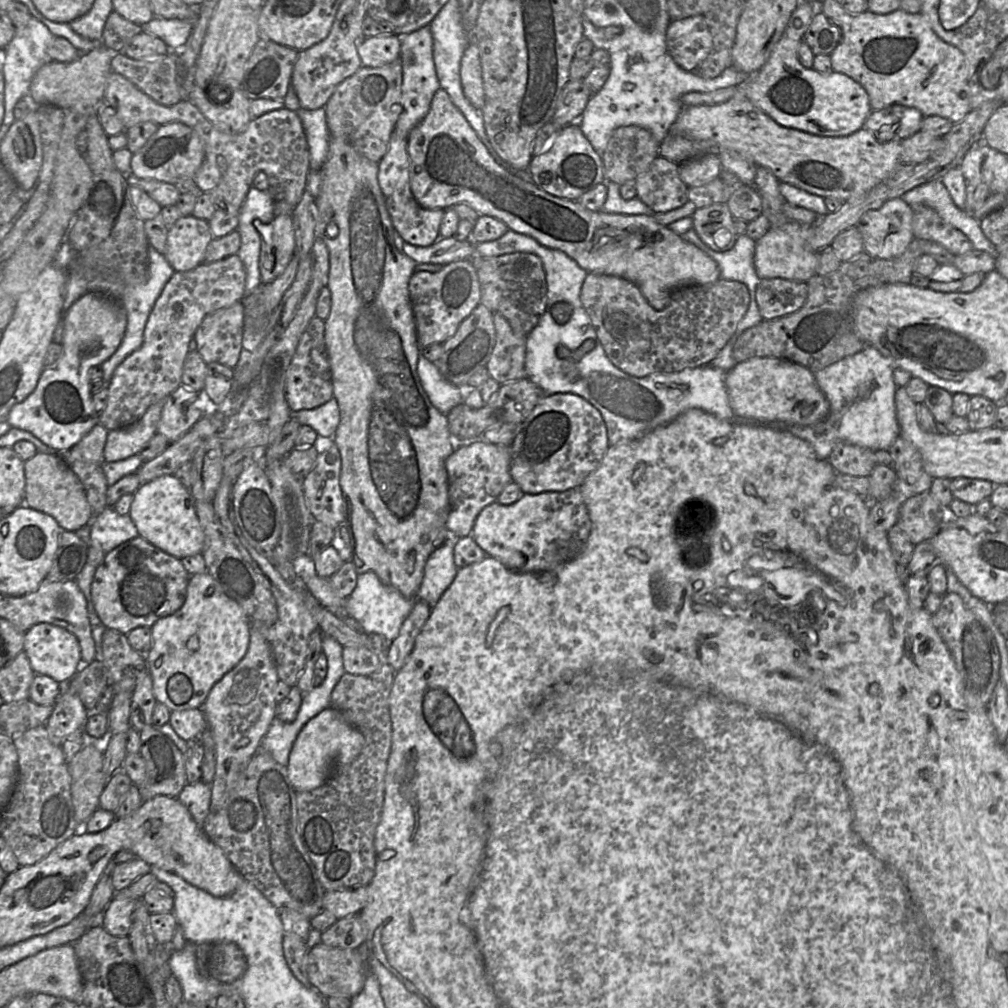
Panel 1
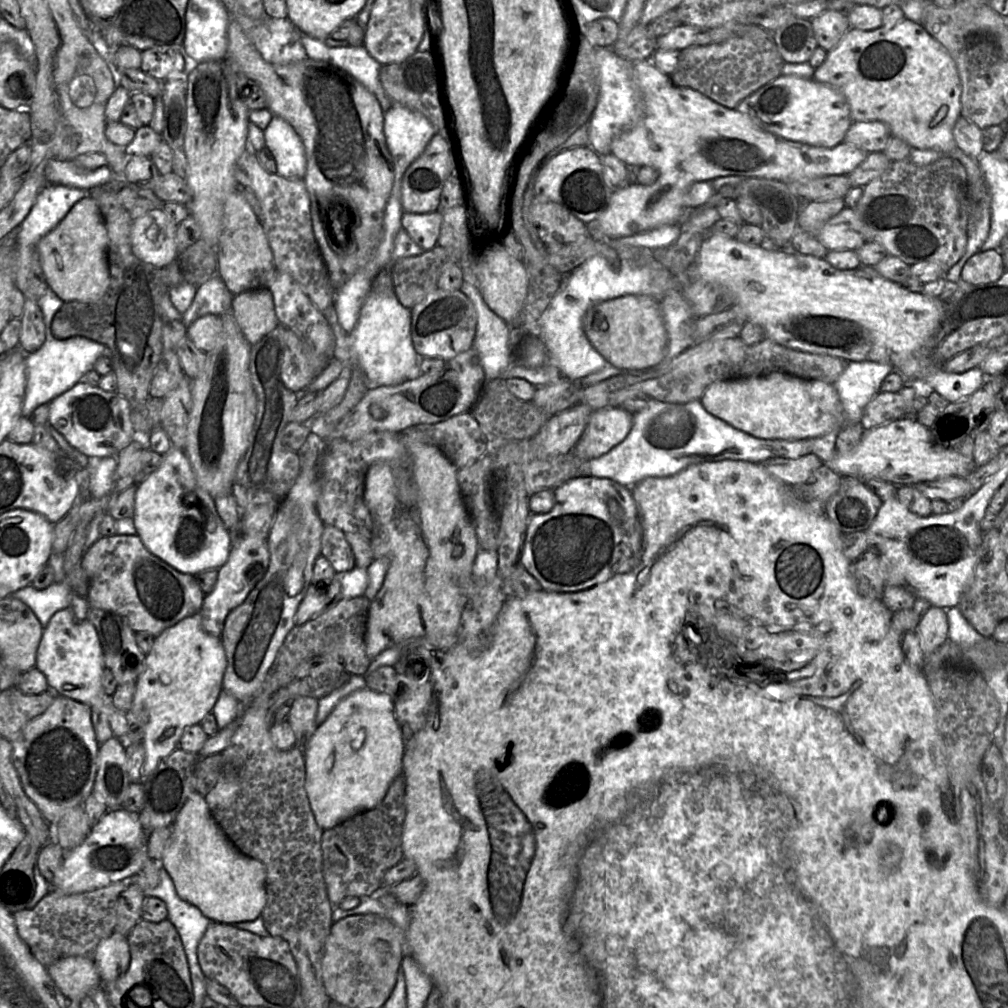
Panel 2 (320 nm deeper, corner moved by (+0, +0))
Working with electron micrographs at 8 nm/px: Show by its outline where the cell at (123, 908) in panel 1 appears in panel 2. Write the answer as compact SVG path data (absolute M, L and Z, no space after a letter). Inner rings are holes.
M113 932L97 945L93 954L102 984L115 981L123 975L130 964L128 938Z

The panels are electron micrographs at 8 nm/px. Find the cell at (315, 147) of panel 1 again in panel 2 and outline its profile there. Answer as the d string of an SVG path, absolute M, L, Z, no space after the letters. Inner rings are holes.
M274 116L264 130L264 138L276 161L276 174L291 180L303 180L306 173L305 149L294 128L284 119Z

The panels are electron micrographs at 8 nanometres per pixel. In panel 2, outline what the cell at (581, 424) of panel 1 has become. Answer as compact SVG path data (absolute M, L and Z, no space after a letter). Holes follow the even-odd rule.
M622 407L596 410L572 451L583 461L607 454L629 434L633 425L633 413Z

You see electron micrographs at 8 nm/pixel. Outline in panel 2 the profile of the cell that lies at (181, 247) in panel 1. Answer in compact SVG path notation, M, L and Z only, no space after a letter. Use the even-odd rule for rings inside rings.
M155 208L133 219L130 237L134 255L156 268L164 268L176 261L180 255L176 247L177 229L178 225L167 217L163 208Z

